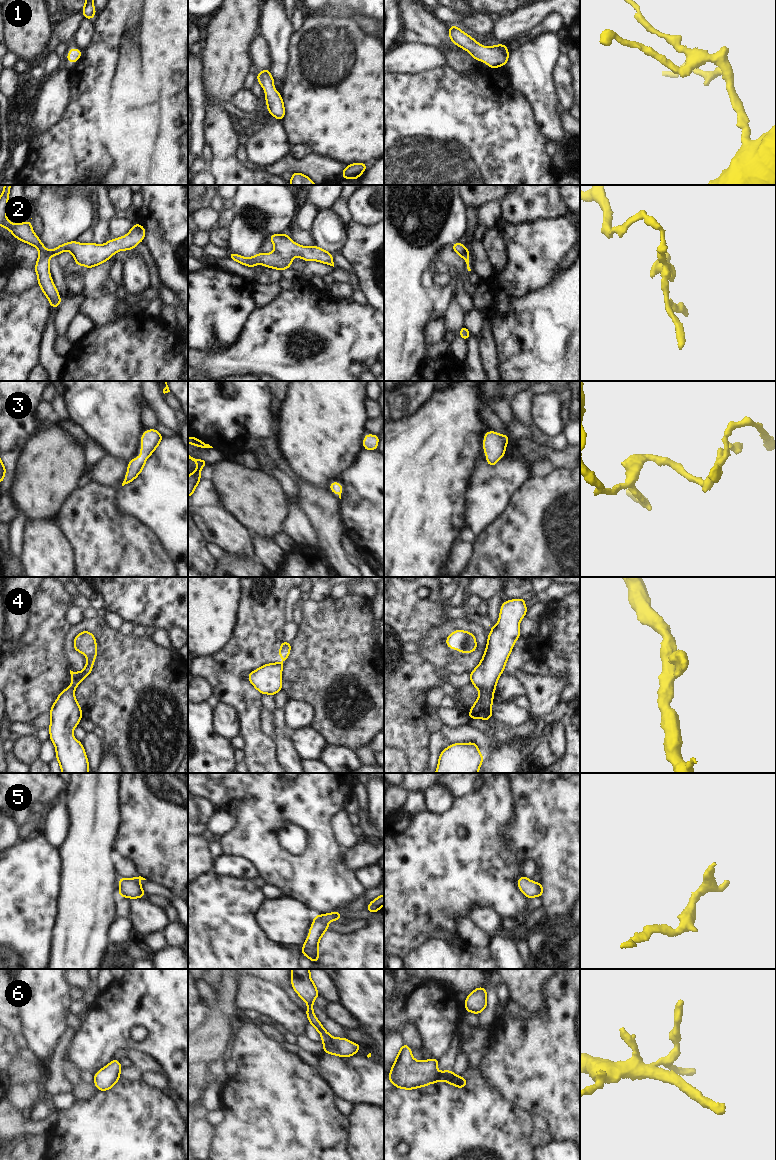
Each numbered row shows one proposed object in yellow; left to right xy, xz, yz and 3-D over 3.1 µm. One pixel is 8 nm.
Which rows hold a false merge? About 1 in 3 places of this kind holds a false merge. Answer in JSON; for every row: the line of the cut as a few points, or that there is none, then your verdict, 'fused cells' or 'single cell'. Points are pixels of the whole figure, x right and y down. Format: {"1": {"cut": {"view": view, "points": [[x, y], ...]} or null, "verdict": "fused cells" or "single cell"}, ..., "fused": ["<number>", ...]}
{"1": {"cut": null, "verdict": "single cell"}, "2": {"cut": null, "verdict": "single cell"}, "3": {"cut": null, "verdict": "single cell"}, "4": {"cut": {"view": "xy", "points": [[82, 672], [79, 681]]}, "verdict": "fused cells"}, "5": {"cut": null, "verdict": "single cell"}, "6": {"cut": null, "verdict": "single cell"}, "fused": ["4"]}

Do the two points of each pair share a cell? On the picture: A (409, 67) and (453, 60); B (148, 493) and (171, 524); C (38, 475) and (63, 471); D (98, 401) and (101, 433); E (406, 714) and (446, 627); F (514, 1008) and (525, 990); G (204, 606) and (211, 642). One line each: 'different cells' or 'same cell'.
A: different cells
B: same cell
C: same cell
D: same cell
E: different cells
F: different cells
G: same cell

